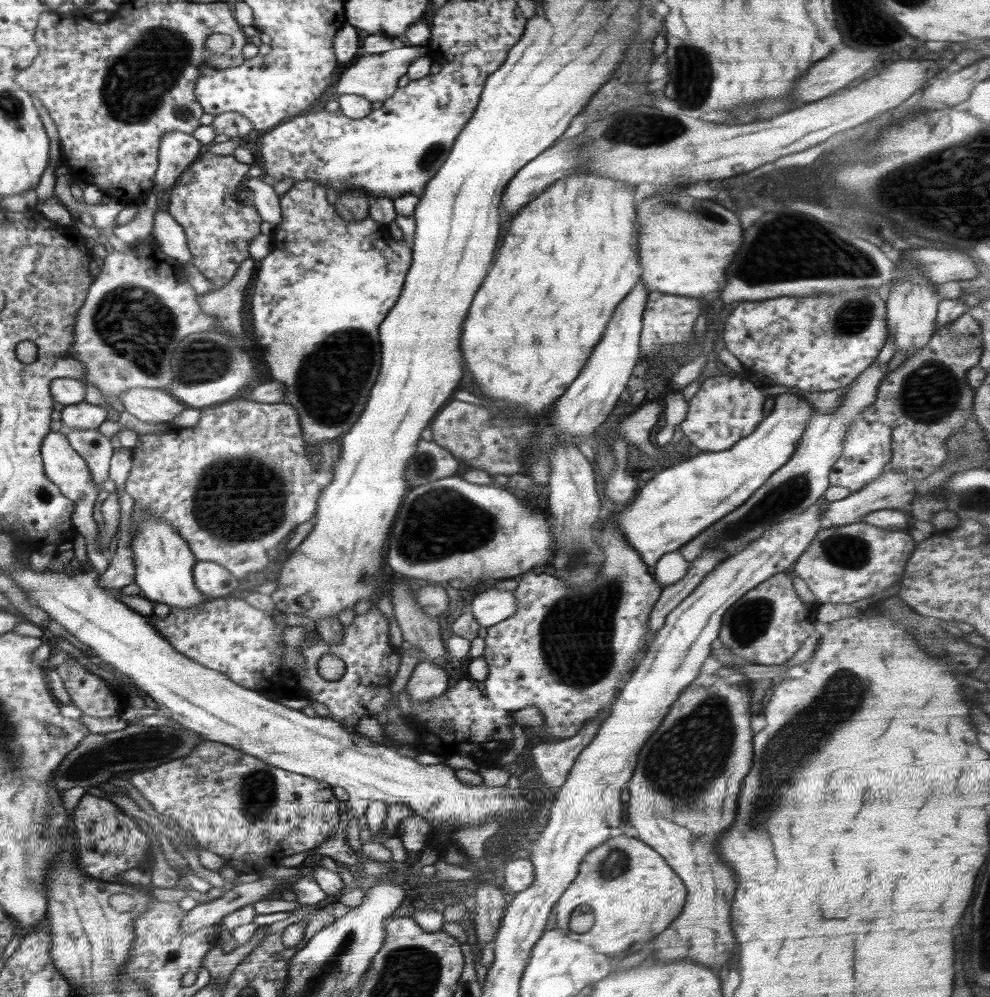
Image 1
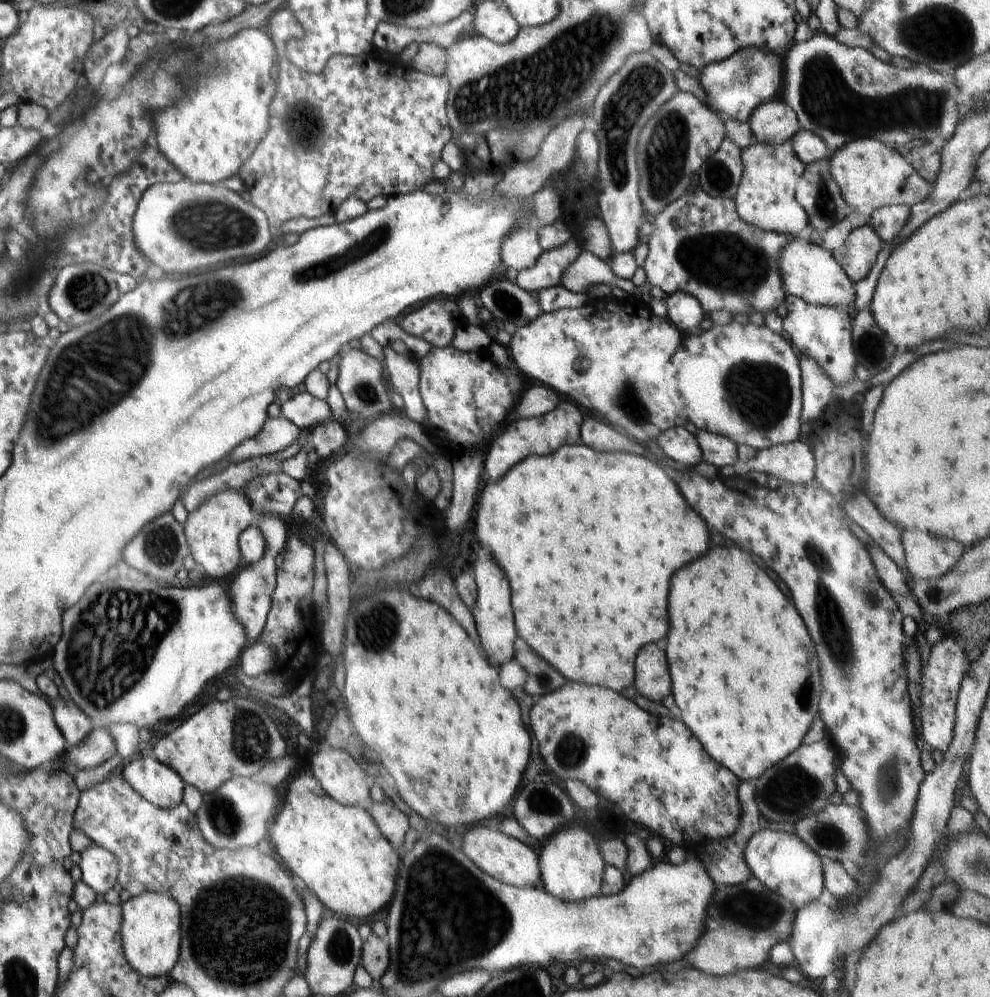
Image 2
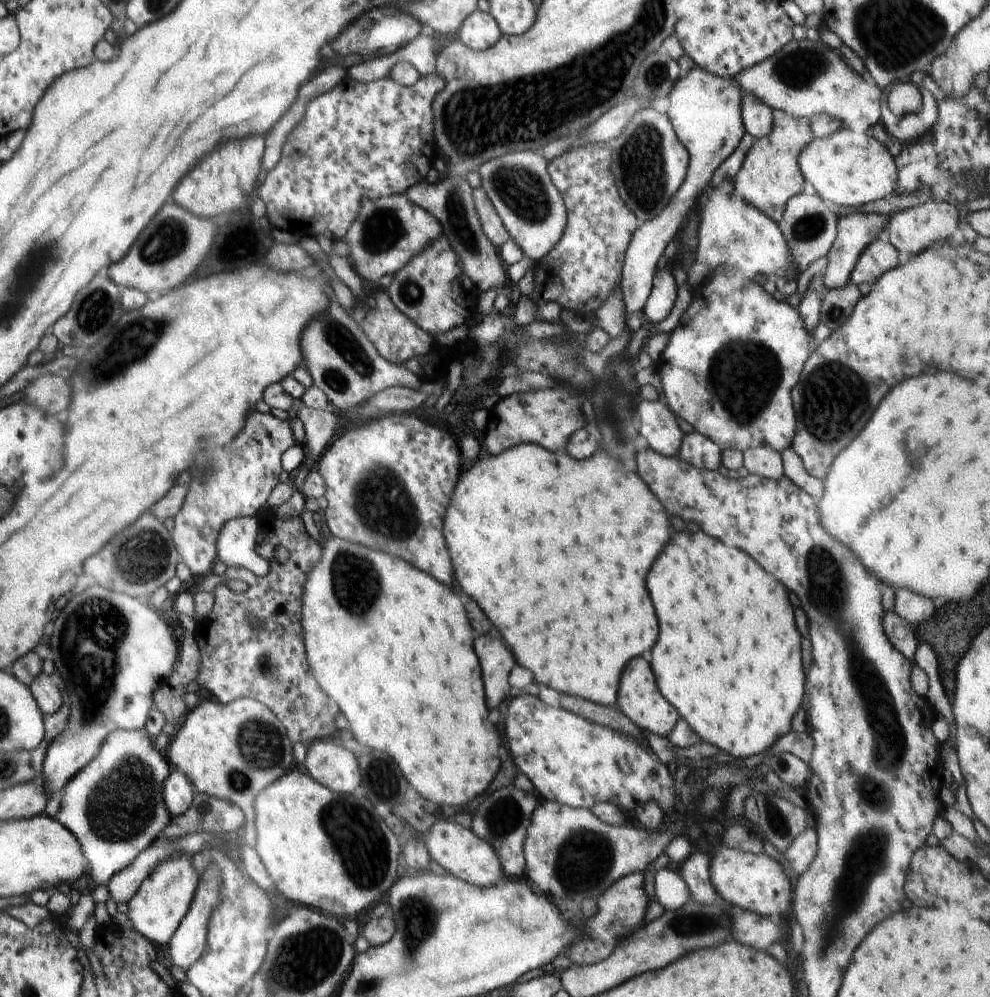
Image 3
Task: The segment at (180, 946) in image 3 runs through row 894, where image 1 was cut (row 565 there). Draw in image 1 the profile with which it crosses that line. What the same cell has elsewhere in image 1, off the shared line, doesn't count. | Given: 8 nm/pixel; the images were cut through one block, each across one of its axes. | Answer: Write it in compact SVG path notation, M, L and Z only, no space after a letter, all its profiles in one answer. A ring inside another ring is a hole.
M198 561L192 570L195 586L209 598L232 596L238 588L238 580L220 564Z

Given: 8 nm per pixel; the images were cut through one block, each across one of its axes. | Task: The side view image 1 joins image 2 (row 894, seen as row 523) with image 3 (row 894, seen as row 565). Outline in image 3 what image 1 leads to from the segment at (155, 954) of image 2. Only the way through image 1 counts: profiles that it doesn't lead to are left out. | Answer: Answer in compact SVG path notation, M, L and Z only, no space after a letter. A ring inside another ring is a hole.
M179 853L169 860L160 862L127 903L127 918L132 922L133 928L154 944L166 945L172 939L195 900L200 877L194 866L191 866L191 856Z

